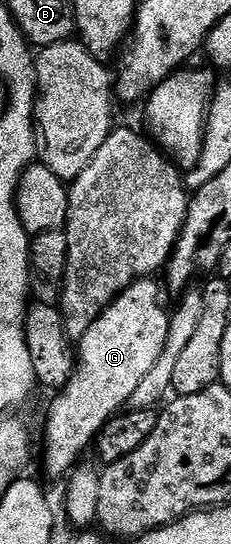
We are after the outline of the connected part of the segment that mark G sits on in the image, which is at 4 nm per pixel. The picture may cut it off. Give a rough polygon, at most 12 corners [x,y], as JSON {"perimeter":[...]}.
{"perimeter":[[151,276],[77,342],[47,410],[43,466],[59,480],[130,403],[169,338]]}

